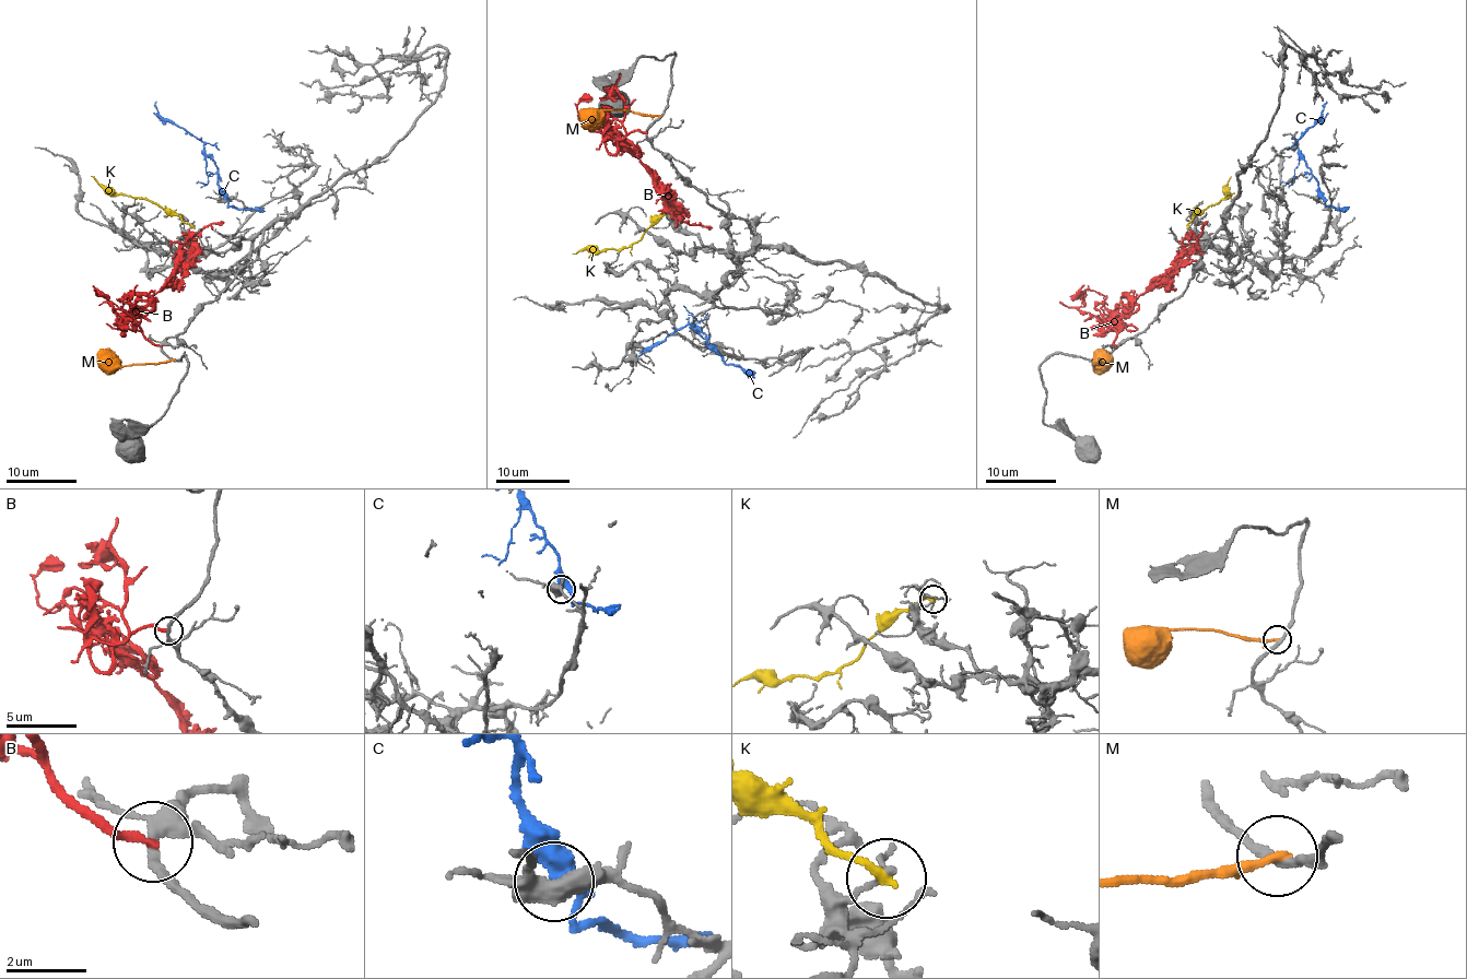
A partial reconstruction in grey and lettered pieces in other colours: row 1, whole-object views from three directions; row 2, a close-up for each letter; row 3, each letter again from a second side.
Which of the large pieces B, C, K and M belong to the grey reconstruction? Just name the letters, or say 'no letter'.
no letter

